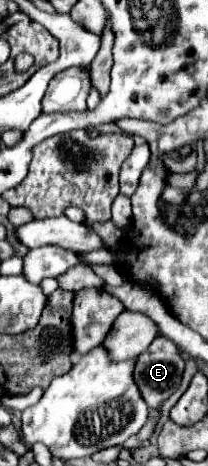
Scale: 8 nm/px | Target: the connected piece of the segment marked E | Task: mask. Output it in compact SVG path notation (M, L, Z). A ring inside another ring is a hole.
M163 335L155 337L149 349L137 357L133 371L147 407L161 405L179 387L183 367L185 361L179 357L175 343Z

